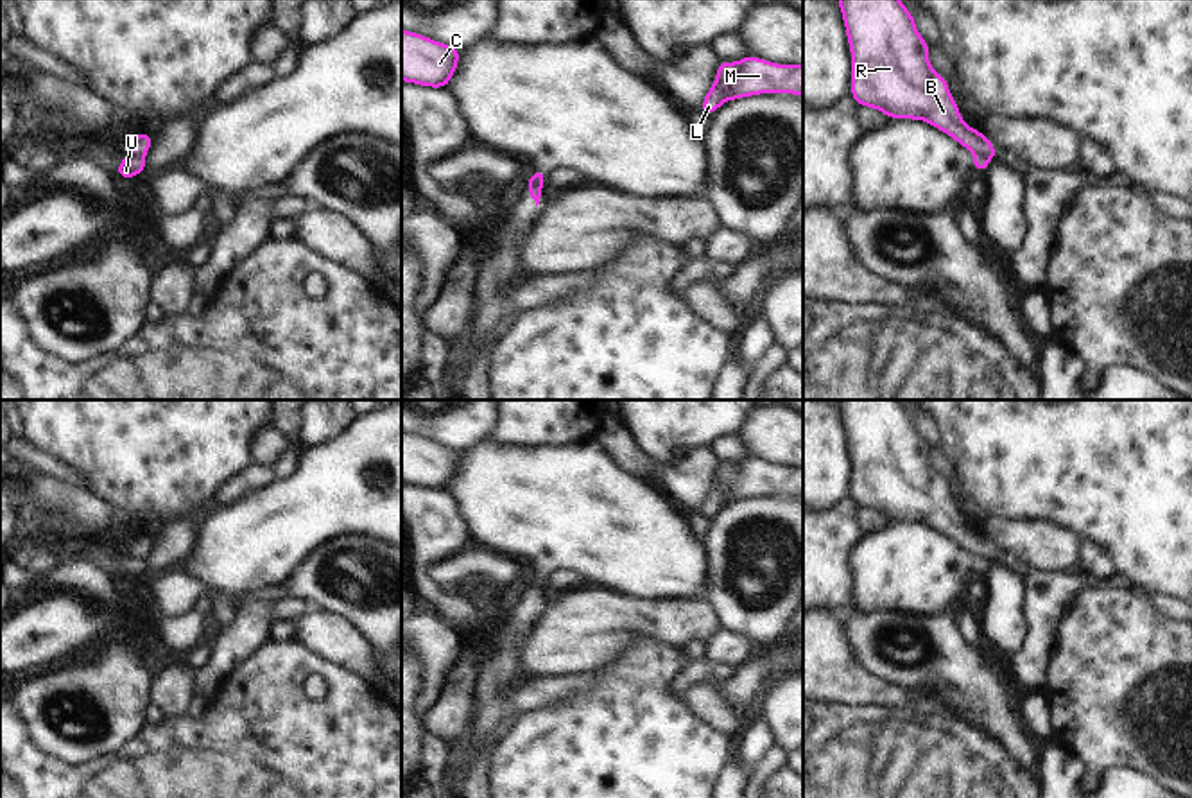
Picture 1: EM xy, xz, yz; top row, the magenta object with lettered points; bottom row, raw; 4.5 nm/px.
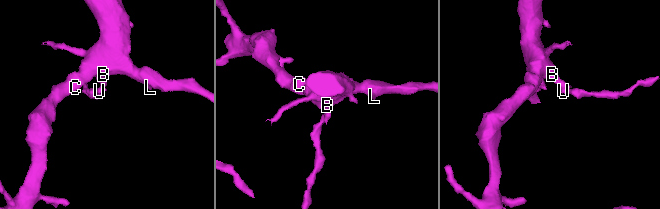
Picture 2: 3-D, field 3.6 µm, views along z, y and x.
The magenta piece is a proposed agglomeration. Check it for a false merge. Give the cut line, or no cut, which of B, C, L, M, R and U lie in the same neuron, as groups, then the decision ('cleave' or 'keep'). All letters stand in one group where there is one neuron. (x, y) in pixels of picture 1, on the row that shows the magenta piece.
xz (544, 178), (527, 192) | B C L M R / U | cleave

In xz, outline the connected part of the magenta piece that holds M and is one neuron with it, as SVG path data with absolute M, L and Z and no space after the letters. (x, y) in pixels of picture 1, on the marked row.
M747 54L740 61L719 59L712 88L699 109L712 117L726 100L762 93L789 93L803 97L803 65L780 65Z

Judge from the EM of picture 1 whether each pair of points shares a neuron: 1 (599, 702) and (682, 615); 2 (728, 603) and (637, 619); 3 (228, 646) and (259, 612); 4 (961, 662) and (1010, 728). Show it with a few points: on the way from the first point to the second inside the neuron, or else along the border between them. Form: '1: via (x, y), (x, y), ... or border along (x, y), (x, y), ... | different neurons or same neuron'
1: border along (682, 648), (633, 639), (617, 659) | different neurons
2: border along (703, 598), (714, 612), (719, 630) | different neurons
3: via (237, 637), (253, 621) | same neuron
4: via (963, 678), (993, 712) | same neuron

